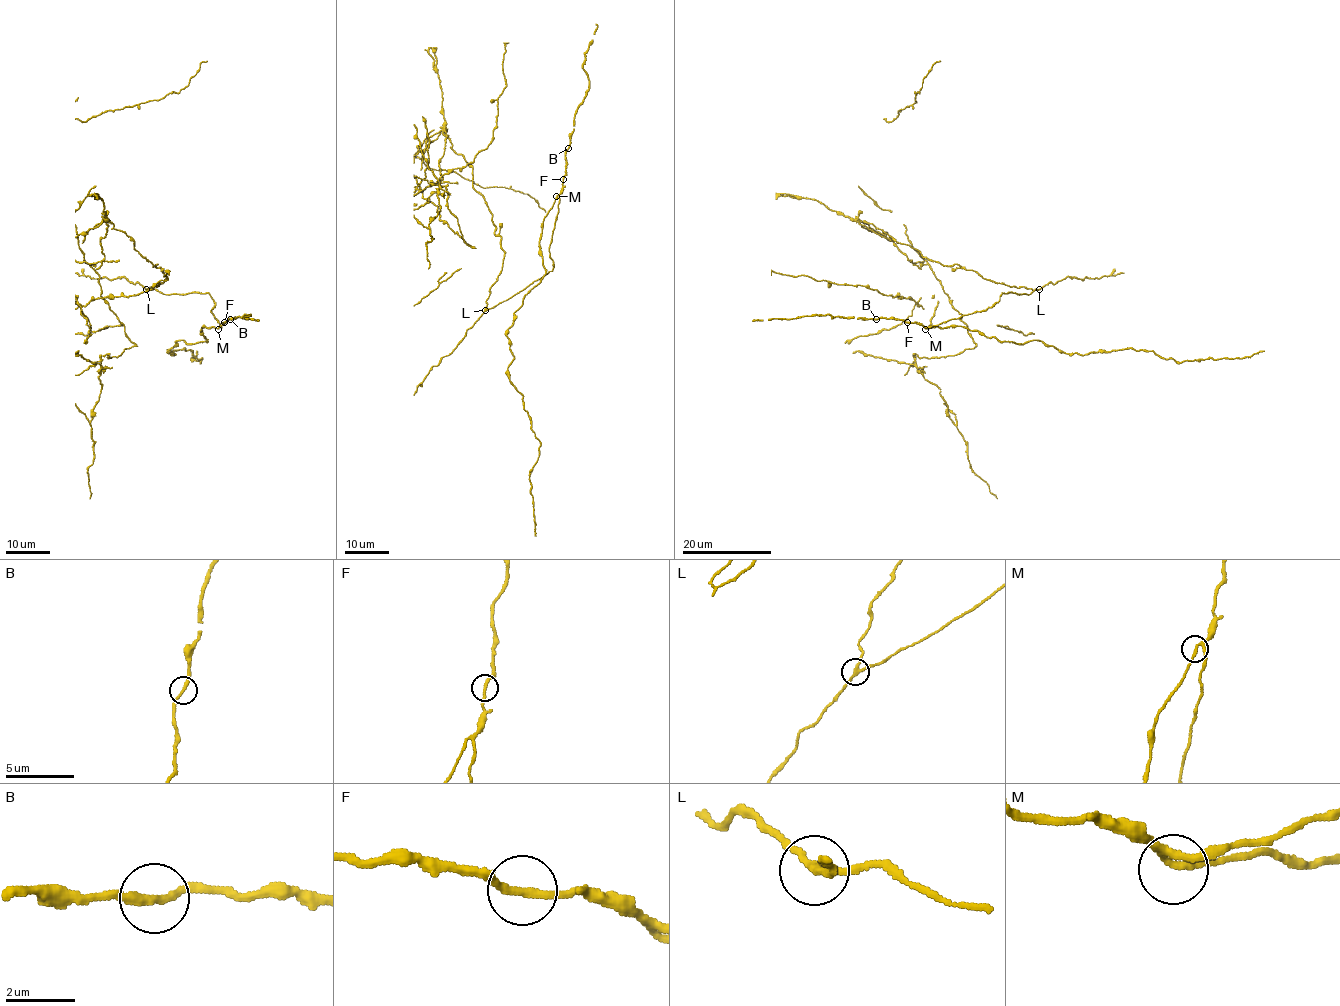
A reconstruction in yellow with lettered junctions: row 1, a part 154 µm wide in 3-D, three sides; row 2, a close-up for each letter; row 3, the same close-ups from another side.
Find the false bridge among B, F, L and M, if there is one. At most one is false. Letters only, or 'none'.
L

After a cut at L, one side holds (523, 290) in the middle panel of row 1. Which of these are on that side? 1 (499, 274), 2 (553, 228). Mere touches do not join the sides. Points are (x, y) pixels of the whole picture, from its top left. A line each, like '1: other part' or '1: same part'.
1: other part
2: same part

